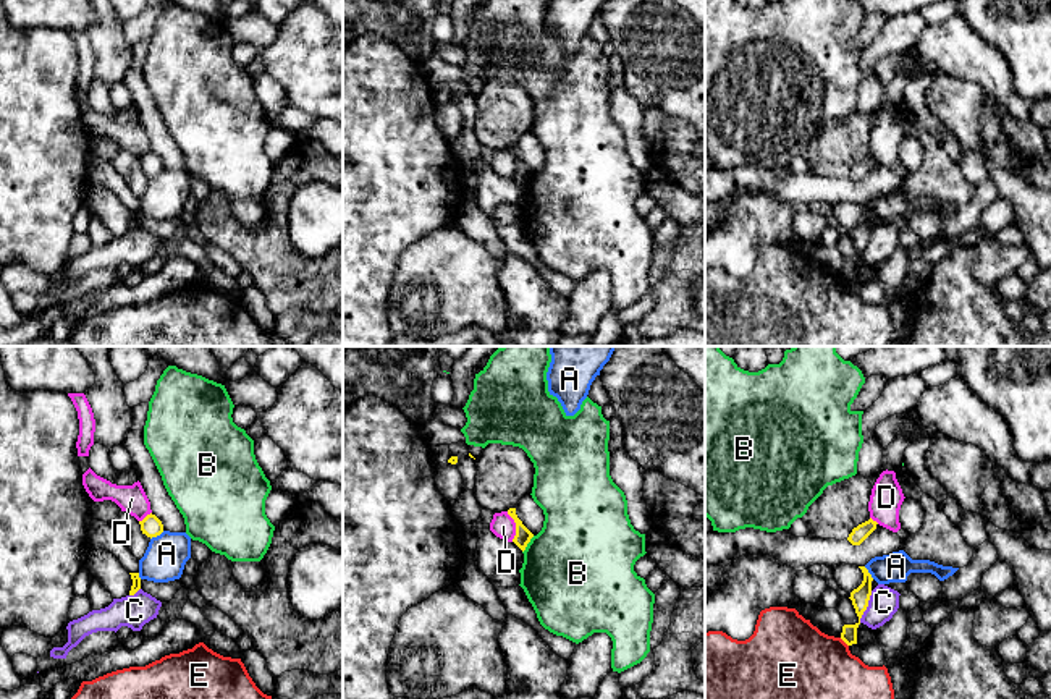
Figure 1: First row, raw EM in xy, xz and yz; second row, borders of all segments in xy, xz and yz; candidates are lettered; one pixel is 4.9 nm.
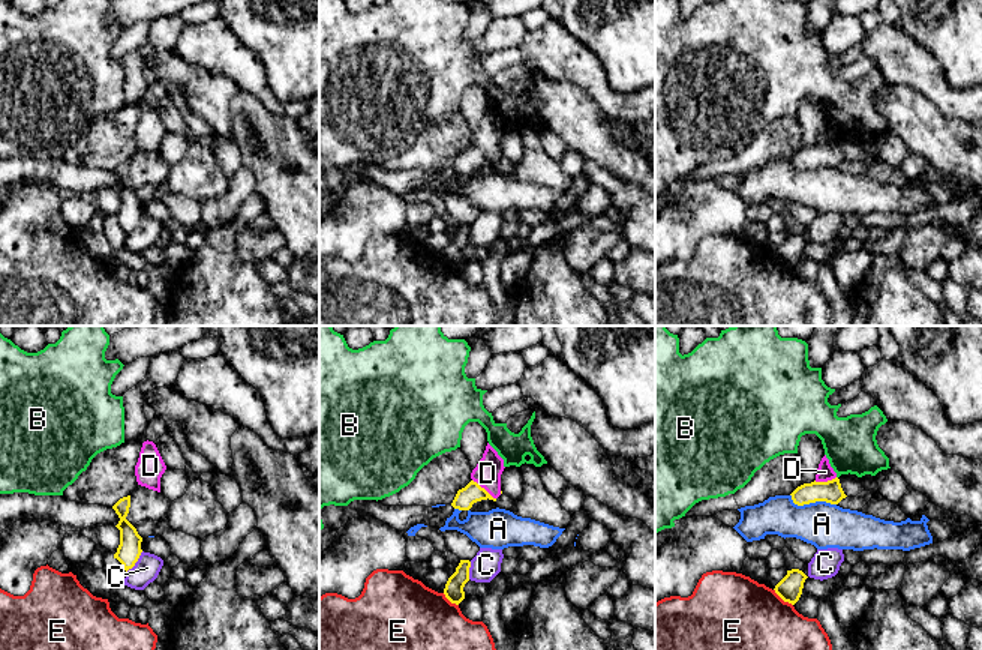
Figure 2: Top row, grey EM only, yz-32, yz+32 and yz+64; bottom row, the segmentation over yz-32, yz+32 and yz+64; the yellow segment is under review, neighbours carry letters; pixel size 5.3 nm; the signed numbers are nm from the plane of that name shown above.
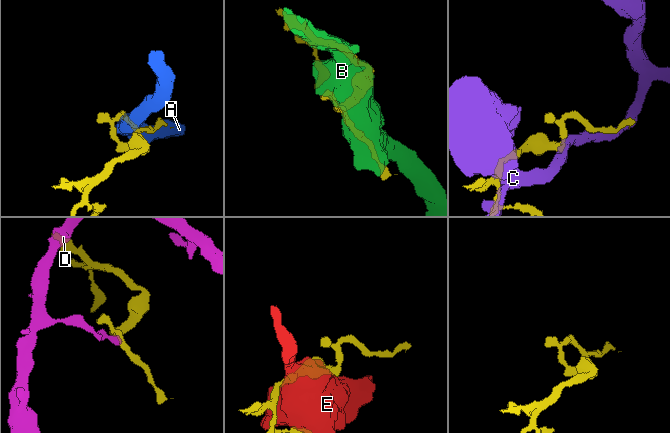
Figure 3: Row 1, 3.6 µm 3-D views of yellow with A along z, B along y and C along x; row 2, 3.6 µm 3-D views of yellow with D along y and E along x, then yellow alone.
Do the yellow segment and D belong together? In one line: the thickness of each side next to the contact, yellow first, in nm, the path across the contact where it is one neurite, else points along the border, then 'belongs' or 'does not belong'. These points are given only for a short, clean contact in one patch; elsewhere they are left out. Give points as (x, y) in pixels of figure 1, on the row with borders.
80 nm thick on the yellow side, 120 nm on the other; border along xz (506, 512), (514, 523), (513, 541); does not belong

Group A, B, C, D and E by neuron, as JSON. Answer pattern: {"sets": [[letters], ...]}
{"sets": [["A"], ["B"], ["C"], ["D"], ["E"]]}

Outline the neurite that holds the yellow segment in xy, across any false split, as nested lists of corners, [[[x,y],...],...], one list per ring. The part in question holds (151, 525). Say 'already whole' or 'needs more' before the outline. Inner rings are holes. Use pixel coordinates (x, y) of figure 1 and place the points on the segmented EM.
already whole | [[[147,515],[142,521],[139,521],[142,534],[147,537],[157,537],[163,532],[163,524],[155,515]]]

